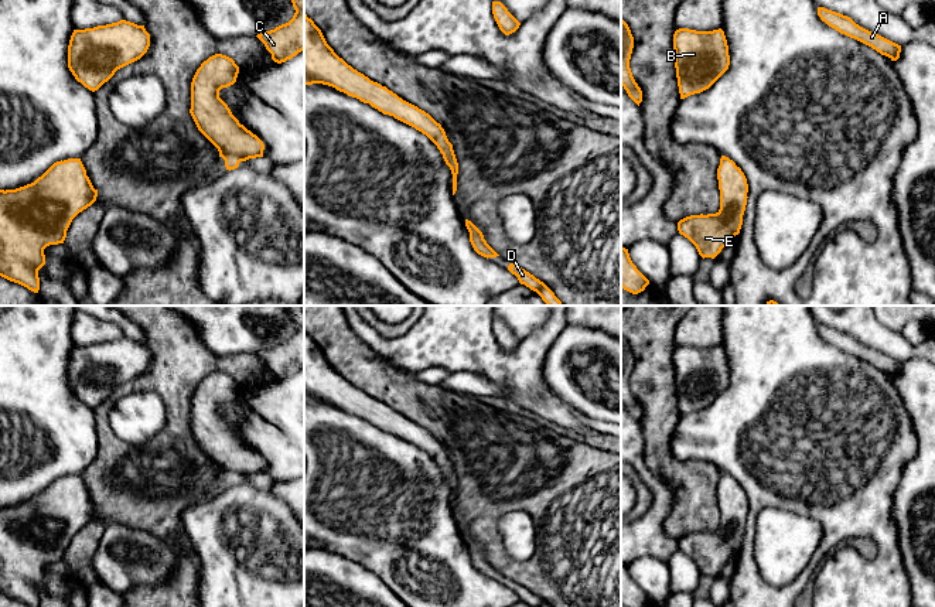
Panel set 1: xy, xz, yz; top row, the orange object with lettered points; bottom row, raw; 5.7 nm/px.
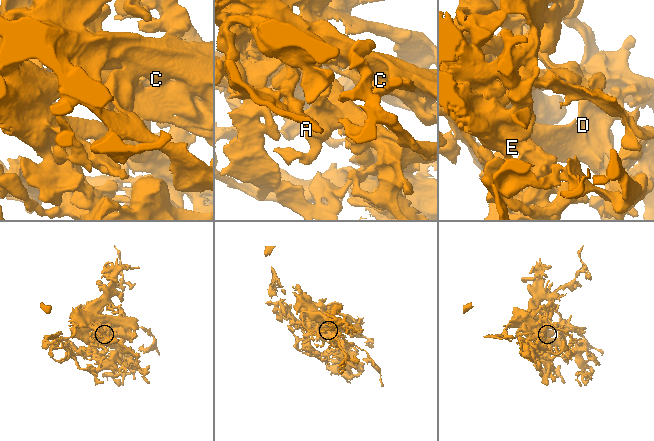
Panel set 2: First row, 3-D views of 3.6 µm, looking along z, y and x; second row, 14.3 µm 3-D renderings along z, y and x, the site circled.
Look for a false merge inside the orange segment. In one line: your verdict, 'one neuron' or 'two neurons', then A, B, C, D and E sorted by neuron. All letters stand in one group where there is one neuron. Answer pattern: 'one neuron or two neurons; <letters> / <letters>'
two neurons; A B C E / D

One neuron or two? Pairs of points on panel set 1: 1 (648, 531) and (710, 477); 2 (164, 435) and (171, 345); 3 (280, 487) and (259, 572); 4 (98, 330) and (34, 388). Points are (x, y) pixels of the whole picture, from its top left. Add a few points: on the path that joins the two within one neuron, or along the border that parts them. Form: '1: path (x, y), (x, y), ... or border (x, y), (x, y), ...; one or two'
1: border (661, 480), (672, 494), (664, 529), (676, 539); two
2: path (176, 412), (176, 368); one
3: border (269, 491), (289, 508); two
4: border (72, 320), (71, 340), (75, 345); two

